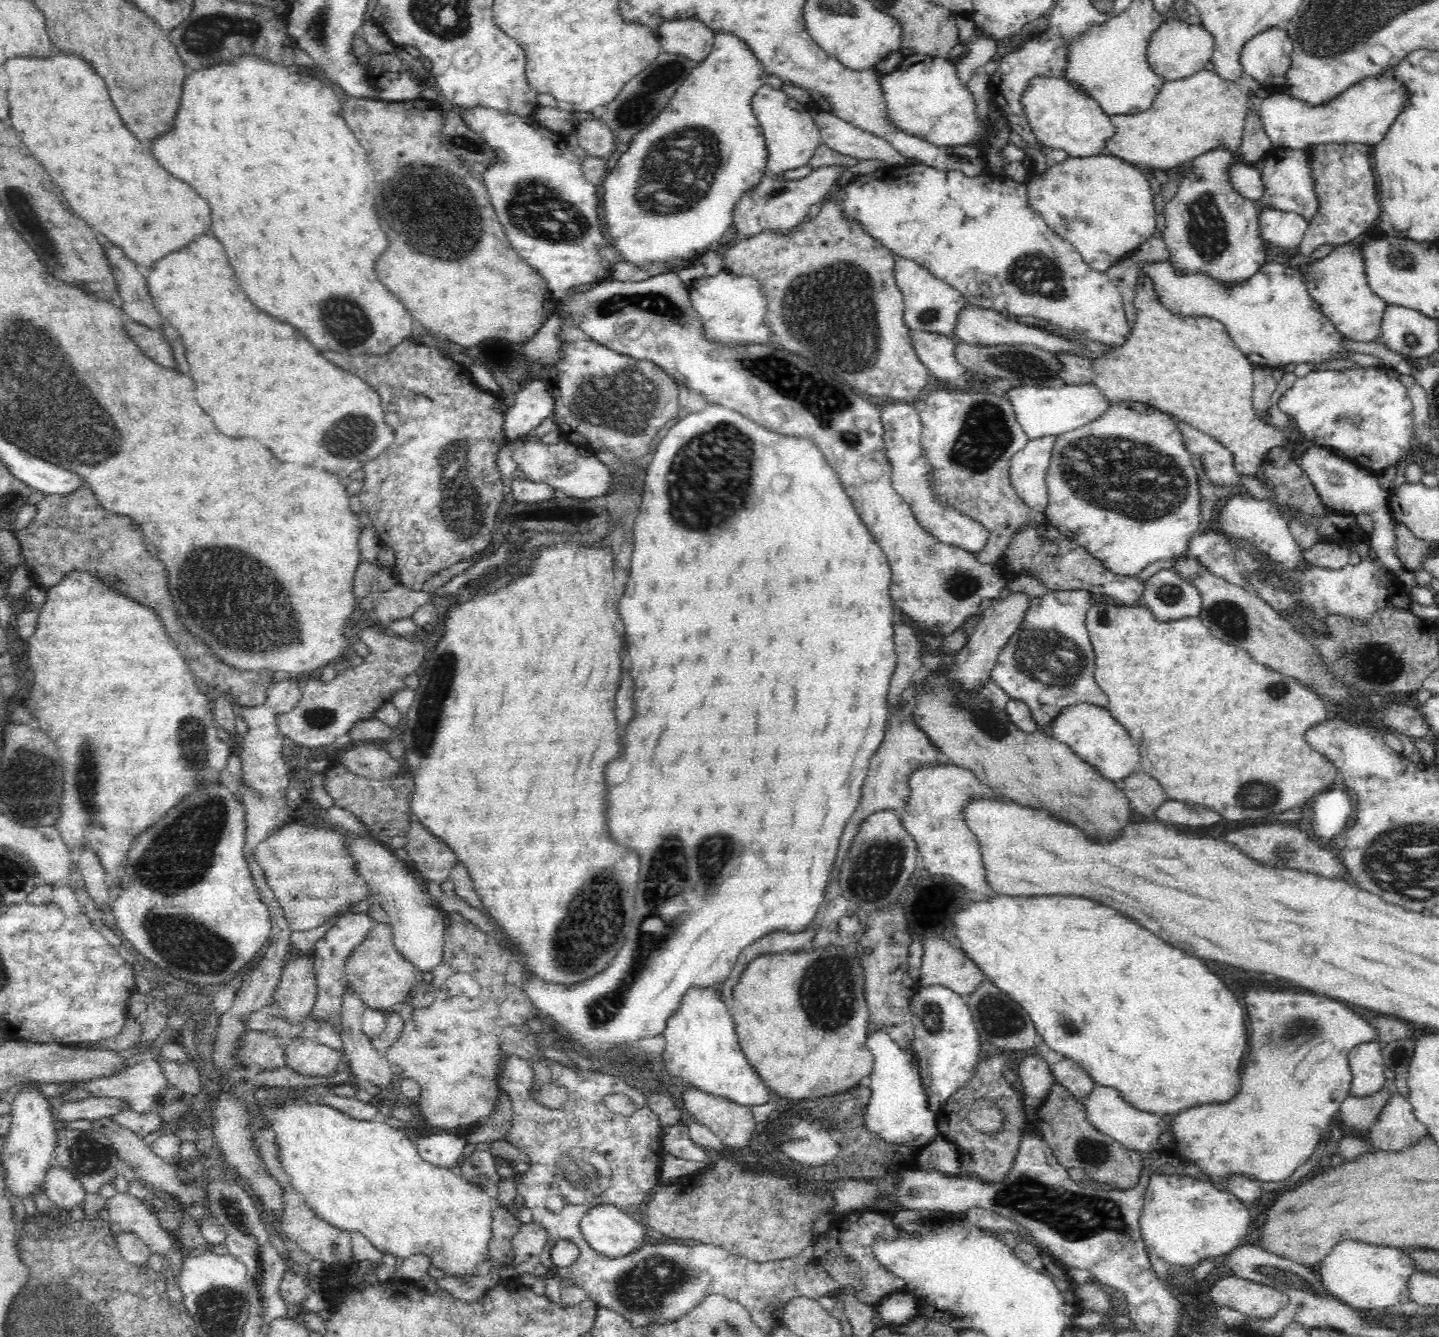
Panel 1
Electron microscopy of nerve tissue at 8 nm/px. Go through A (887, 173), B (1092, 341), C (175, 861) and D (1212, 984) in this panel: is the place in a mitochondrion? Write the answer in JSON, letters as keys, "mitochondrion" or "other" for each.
{"A":"other","B":"other","C":"mitochondrion","D":"other"}

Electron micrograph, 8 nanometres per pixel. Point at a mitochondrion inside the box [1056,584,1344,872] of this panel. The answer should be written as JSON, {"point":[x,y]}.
{"point":[1255,792]}

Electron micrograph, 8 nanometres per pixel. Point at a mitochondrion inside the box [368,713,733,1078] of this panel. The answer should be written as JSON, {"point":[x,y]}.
{"point":[574,946]}

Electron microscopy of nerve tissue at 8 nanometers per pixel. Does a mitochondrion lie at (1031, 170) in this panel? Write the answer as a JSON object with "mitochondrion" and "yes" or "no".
{"mitochondrion":"no"}

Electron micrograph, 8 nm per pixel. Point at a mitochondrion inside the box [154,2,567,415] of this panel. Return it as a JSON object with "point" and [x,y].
{"point":[207,34]}

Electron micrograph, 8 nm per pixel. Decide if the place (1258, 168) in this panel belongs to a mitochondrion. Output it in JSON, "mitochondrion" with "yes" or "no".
{"mitochondrion":"no"}

